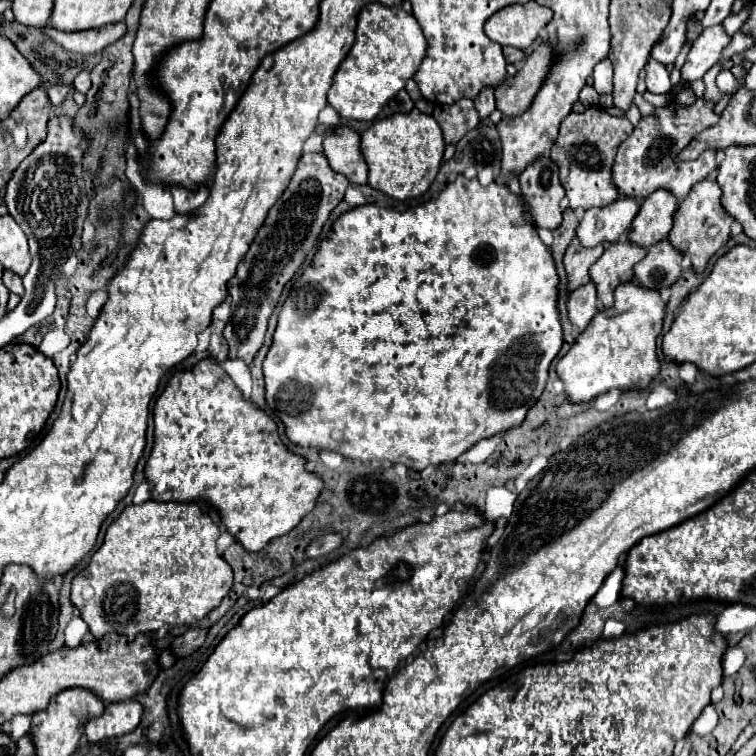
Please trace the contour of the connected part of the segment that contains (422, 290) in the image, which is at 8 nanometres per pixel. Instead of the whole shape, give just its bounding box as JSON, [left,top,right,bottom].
[264,174,562,470]

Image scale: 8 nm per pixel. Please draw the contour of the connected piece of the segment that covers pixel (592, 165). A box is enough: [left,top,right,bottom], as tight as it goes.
[552,108,634,208]

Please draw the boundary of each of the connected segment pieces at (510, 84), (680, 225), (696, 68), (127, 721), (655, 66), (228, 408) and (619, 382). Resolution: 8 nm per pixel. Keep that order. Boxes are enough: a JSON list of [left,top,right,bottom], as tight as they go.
[[494,44,552,116],[670,180,734,272],[682,26,730,82],[84,700,142,742],[644,60,674,94],[146,358,324,552],[556,282,666,404]]

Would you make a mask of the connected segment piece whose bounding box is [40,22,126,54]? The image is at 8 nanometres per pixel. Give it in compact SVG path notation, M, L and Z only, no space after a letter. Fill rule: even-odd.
M118 22L118 24L102 26L100 30L86 30L86 32L84 30L80 30L80 32L62 32L62 30L54 30L50 26L40 28L40 30L50 40L60 44L68 52L96 54L96 52L102 52L108 44L116 42L118 38L122 38L122 34L126 34L126 24Z

